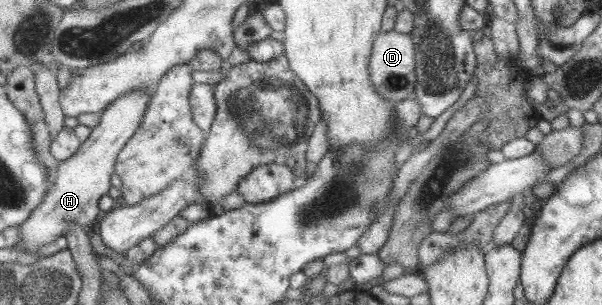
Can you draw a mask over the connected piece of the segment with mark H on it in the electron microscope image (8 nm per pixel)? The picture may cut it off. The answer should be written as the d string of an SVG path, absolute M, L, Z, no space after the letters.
M136 89L116 97L100 112L100 120L91 129L88 138L80 144L68 160L59 164L55 183L48 191L44 202L26 222L23 222L21 240L16 250L36 255L38 246L54 242L58 236L65 236L65 230L70 223L88 228L97 222L102 215L97 205L98 198L107 194L110 188L110 176L115 172L116 157L135 135L150 97L151 93Z

